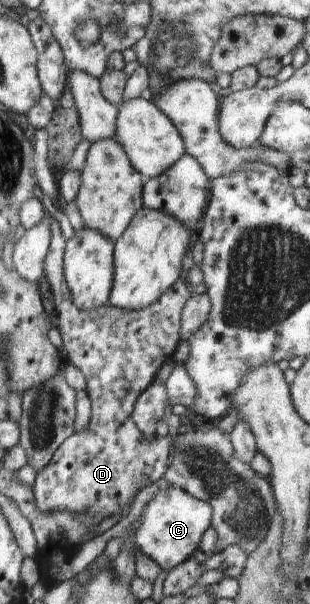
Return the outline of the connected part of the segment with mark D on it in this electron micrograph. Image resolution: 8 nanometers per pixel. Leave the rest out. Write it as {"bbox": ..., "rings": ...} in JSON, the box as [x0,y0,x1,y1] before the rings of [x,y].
{"bbox":[33,212,193,526],"rings":[[[46,212],[44,220],[51,229],[51,242],[48,255],[45,257],[43,271],[51,287],[55,310],[58,315],[58,331],[60,331],[66,357],[69,363],[77,367],[86,380],[85,390],[91,401],[91,417],[87,428],[81,433],[67,437],[52,454],[50,463],[36,474],[33,484],[33,501],[35,508],[46,514],[69,512],[79,516],[84,526],[98,525],[105,517],[122,515],[119,521],[127,516],[129,507],[135,496],[146,485],[156,483],[166,473],[172,460],[174,447],[174,431],[164,437],[156,436],[150,442],[136,427],[131,418],[134,404],[140,394],[156,380],[156,371],[164,363],[172,360],[174,350],[182,340],[180,337],[181,311],[191,296],[193,288],[183,276],[176,280],[160,297],[158,301],[139,310],[125,310],[104,304],[88,310],[78,309],[73,304],[69,287],[63,272],[63,253],[65,252],[64,237],[59,223]]]}

